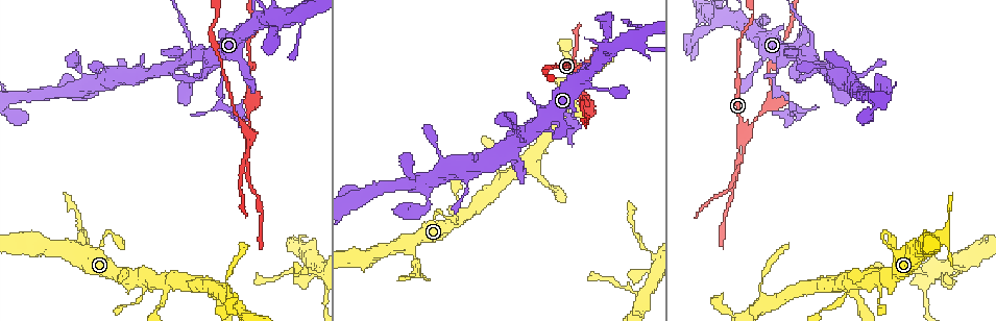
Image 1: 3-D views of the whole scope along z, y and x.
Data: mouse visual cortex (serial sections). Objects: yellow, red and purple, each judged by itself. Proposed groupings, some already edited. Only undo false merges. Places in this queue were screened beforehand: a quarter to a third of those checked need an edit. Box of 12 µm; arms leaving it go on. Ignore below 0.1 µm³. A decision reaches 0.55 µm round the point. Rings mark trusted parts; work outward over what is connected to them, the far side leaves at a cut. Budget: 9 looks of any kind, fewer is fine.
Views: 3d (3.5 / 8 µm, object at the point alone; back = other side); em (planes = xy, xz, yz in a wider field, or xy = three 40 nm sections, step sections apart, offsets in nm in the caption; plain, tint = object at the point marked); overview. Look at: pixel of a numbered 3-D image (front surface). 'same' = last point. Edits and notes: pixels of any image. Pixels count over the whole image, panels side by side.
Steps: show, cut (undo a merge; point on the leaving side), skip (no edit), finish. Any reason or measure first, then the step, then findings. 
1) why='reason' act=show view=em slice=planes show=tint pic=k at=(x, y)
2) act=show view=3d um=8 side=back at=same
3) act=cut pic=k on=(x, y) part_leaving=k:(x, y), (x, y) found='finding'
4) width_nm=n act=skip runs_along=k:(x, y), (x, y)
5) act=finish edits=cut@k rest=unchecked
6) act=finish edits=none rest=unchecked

why='a fork' act=show view=3d um=3.5 pic=1 at=(744, 133)

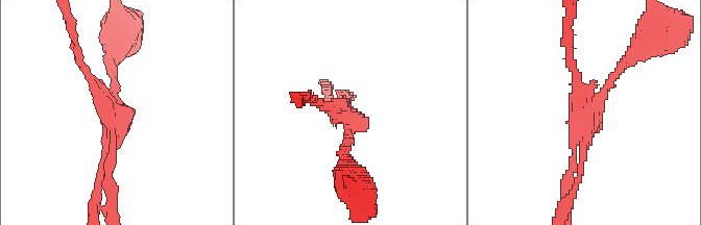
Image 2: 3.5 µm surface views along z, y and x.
act=show view=em slice=xy step=2 show=tint pic=2 at=(344, 112)

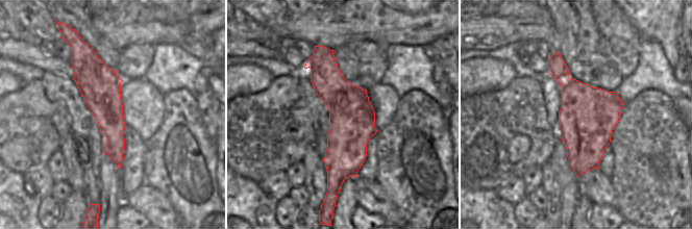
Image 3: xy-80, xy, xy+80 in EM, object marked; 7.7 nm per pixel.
act=cut pic=2 on=(110, 64) part_leaving=2:(594, 104), (650, 33) found='two cells meet here'

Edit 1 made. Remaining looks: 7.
why='see it whole again' act=show view=overview

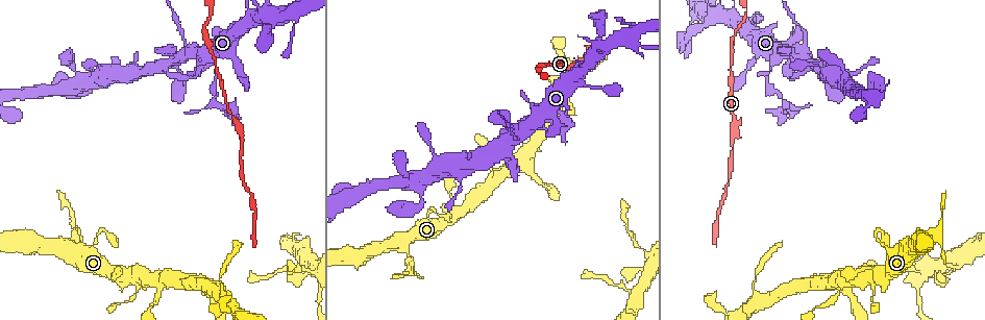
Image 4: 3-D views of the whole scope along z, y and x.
why='a narrow waist' act=show view=3d um=3.5 pic=4 at=(213, 99)

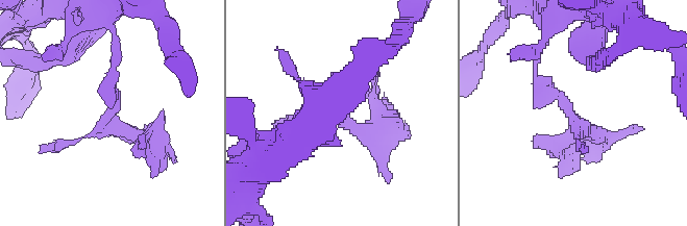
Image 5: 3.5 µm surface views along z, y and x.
why='shape alone is not enough' act=show view=em slice=xy step=3 show=tint pic=5 at=(573, 114)

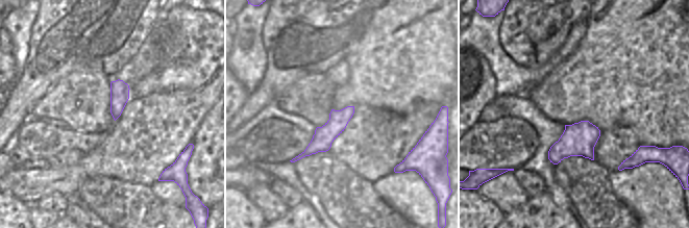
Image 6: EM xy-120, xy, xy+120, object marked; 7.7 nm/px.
act=show view=em slice=planes show=tint at=same

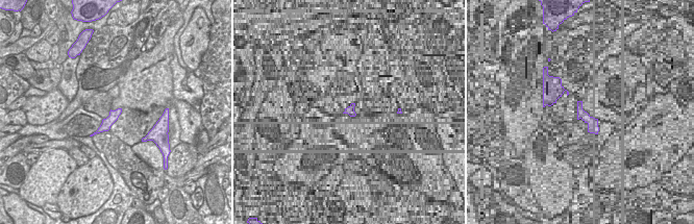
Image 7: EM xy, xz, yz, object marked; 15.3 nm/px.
act=cut pic=5 on=(114, 126) found='two cells meet here'

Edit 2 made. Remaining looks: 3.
why='thin arm on a thick one' act=show view=3d um=3.5 pic=4 at=(182, 56)

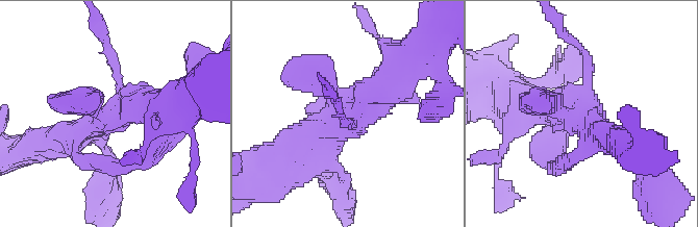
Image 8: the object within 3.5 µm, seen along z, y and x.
why='shape alone is not enough' act=show view=em slice=xy step=5 show=tint pic=8 at=(584, 115)

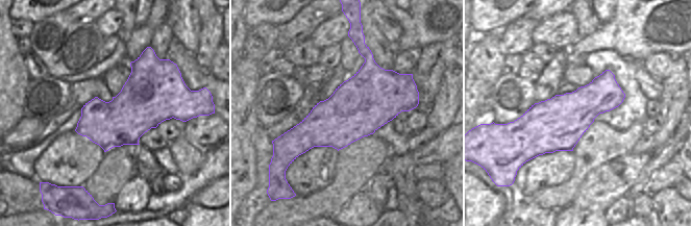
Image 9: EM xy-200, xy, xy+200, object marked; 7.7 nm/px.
width_nm=460 act=skip runs_along=8:(395, 73), (360, 114), (290, 153) found='all the same cell'

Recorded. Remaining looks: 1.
act=finish edits=cut@2,cut@5 rest=unchecked

